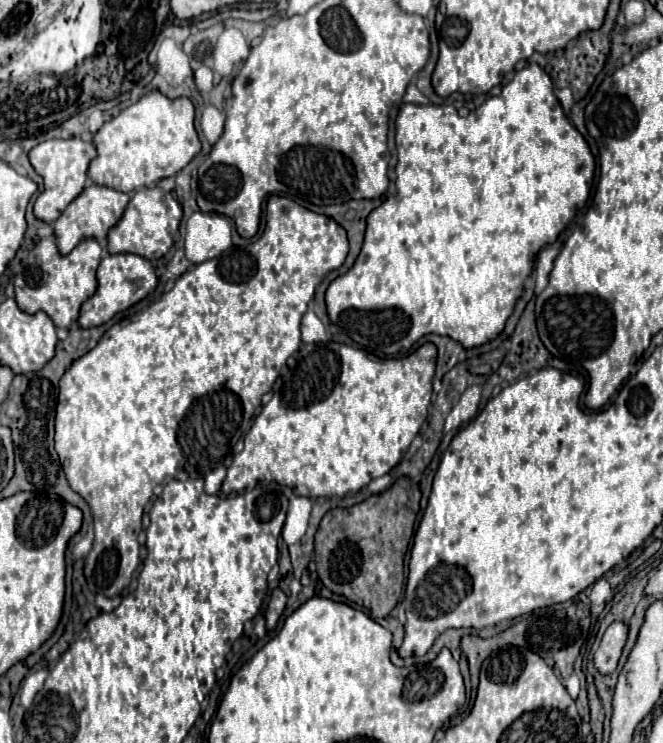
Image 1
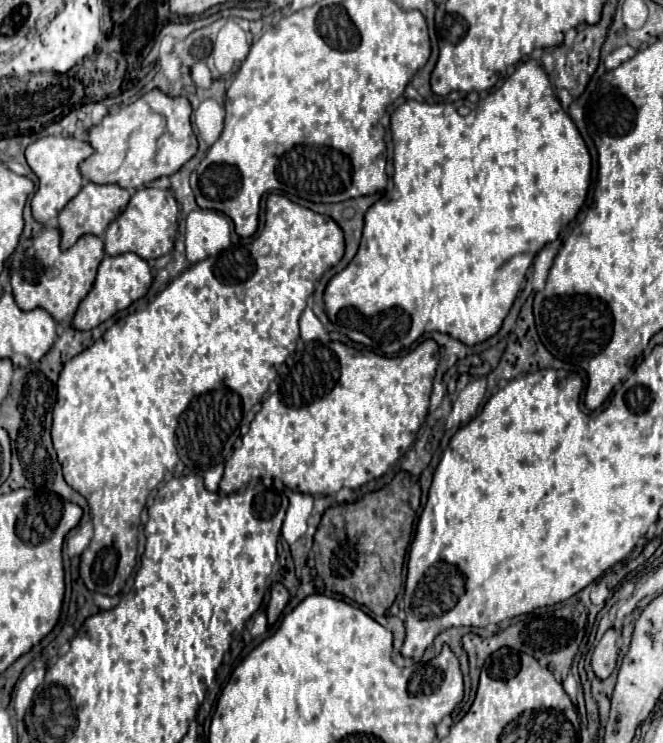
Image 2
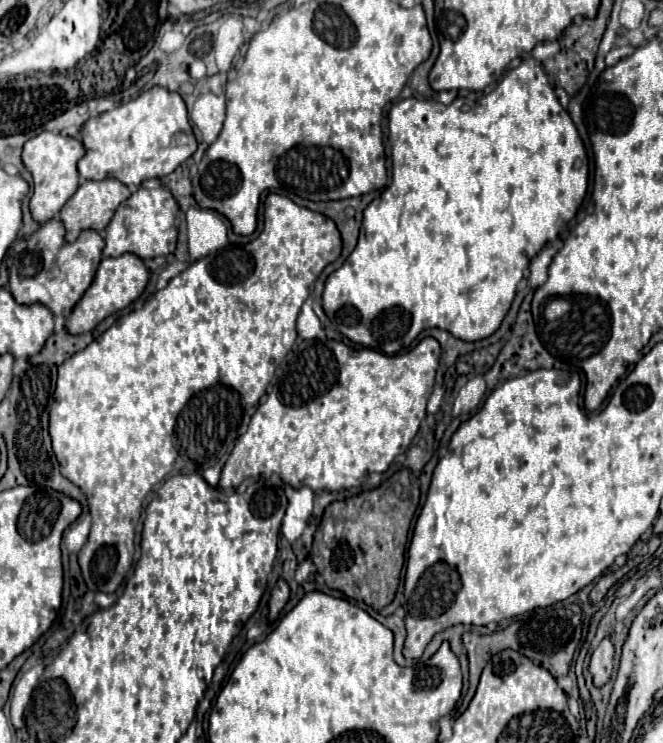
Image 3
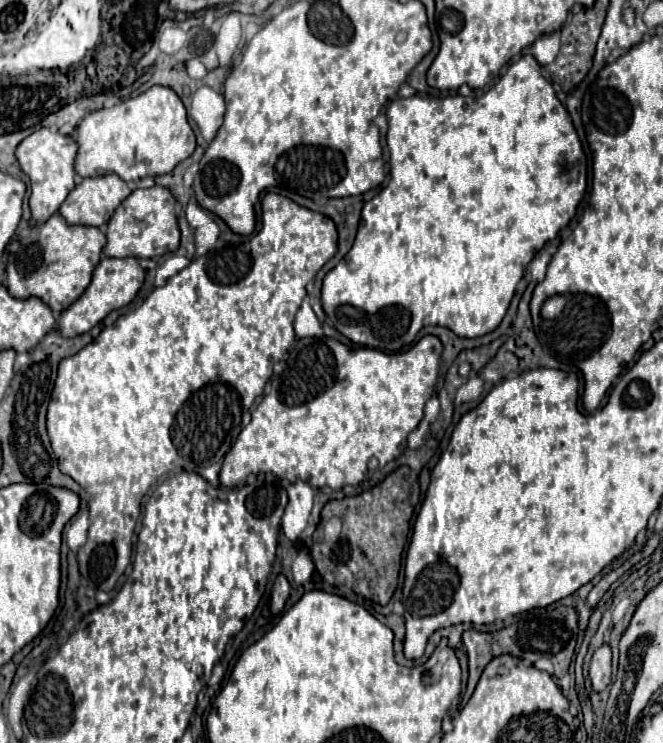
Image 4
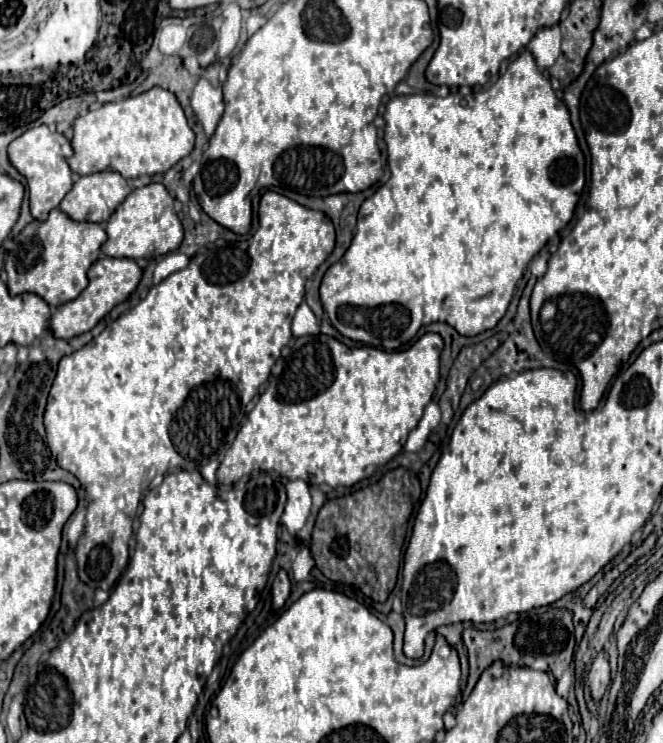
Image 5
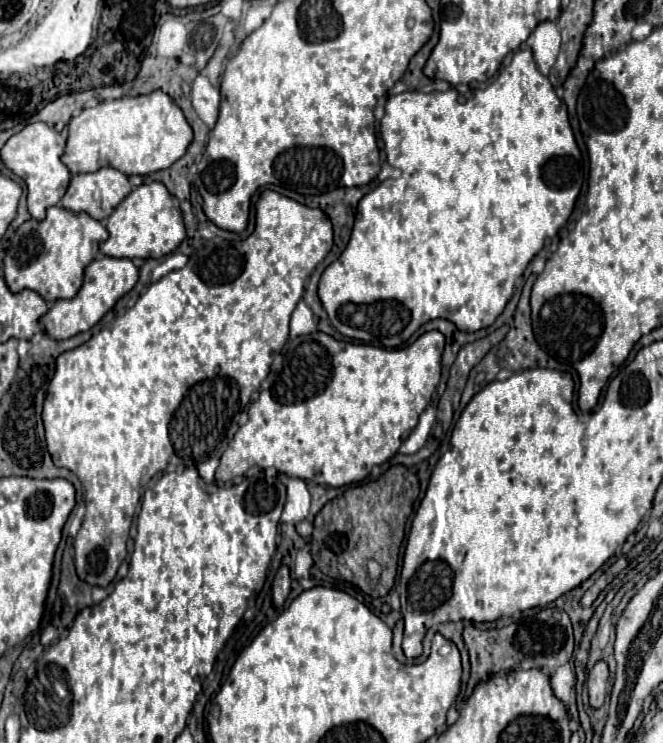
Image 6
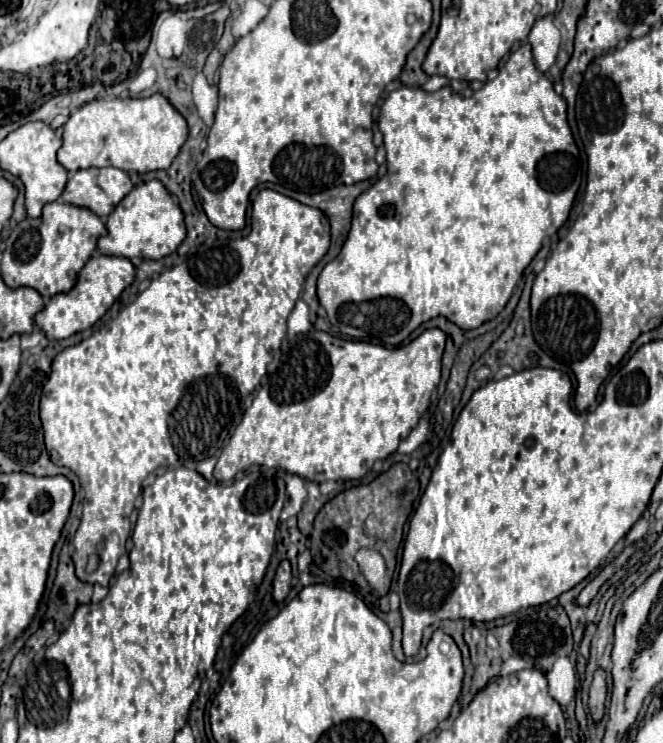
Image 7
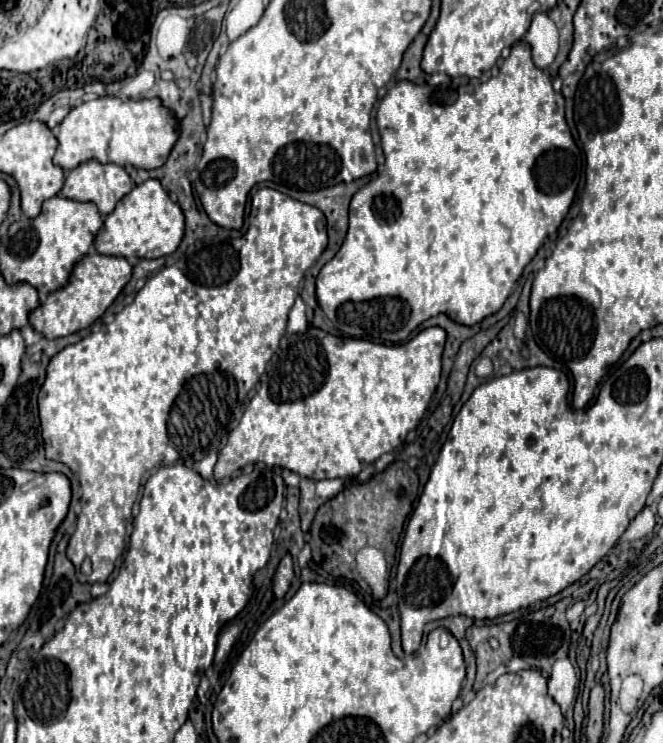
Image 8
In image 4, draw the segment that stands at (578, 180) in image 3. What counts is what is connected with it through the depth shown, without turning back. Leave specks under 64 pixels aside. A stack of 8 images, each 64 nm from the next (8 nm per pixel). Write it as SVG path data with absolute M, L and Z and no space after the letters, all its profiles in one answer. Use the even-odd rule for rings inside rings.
M530 54L510 64L506 74L486 94L476 98L472 108L466 108L465 98L460 94L448 98L410 96L410 98L392 100L386 110L386 116L388 116L386 140L390 148L390 182L386 188L380 190L378 196L374 196L364 204L354 246L344 258L346 266L336 266L326 274L322 286L322 308L330 318L330 322L334 324L334 328L340 334L344 334L348 340L382 352L398 352L410 346L416 334L424 326L444 326L462 338L484 336L500 326L514 296L516 284L522 280L528 262L548 240L556 238L558 232L574 218L576 208L586 192L588 164L578 134L572 126L572 120L566 108L562 106L562 102L556 98L552 84L540 74L540 64Z

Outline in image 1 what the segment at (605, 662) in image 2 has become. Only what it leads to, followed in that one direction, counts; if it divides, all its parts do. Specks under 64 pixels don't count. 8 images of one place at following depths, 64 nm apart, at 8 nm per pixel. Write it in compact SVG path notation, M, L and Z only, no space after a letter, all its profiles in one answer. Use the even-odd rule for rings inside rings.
M616 620L608 626L600 648L594 654L594 666L602 672L602 674L610 674L616 670L618 660L622 656L622 648L626 644L628 638L628 624L622 620Z

